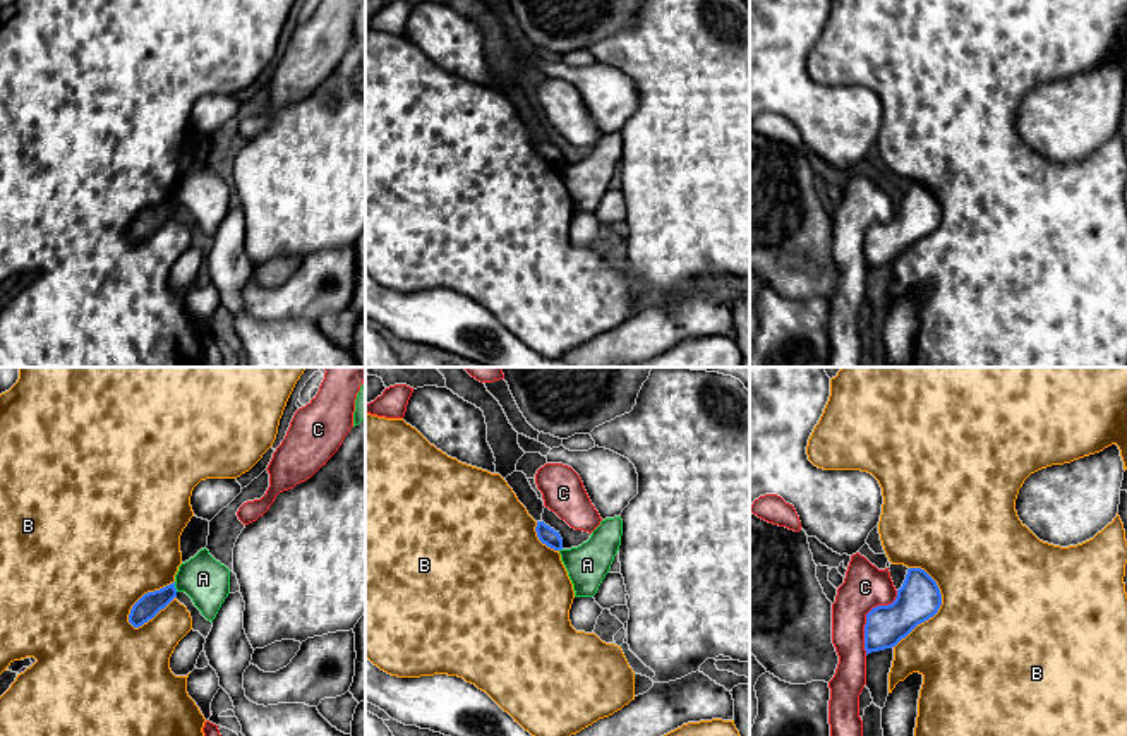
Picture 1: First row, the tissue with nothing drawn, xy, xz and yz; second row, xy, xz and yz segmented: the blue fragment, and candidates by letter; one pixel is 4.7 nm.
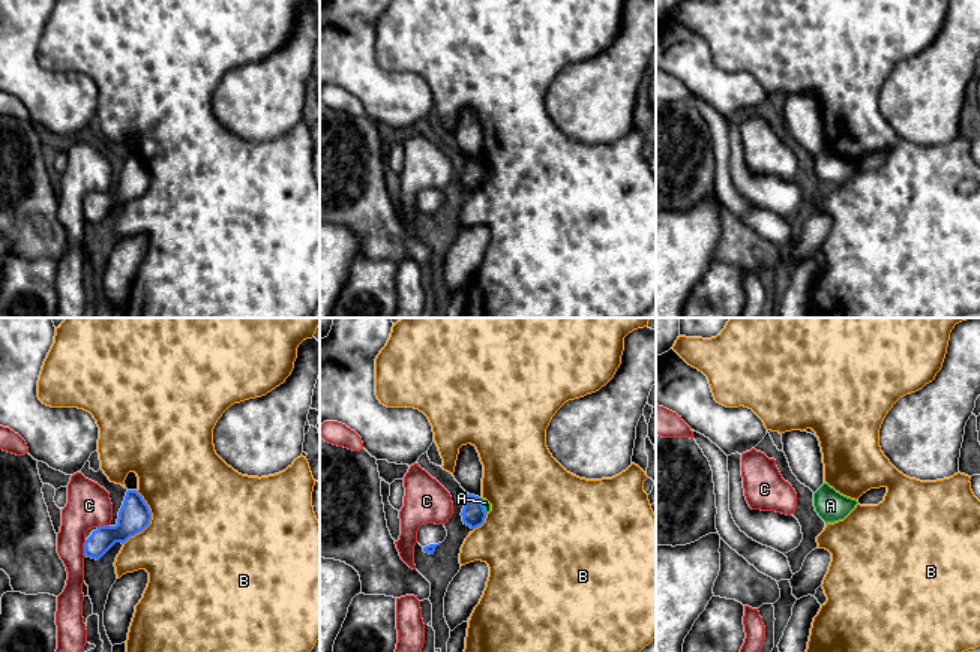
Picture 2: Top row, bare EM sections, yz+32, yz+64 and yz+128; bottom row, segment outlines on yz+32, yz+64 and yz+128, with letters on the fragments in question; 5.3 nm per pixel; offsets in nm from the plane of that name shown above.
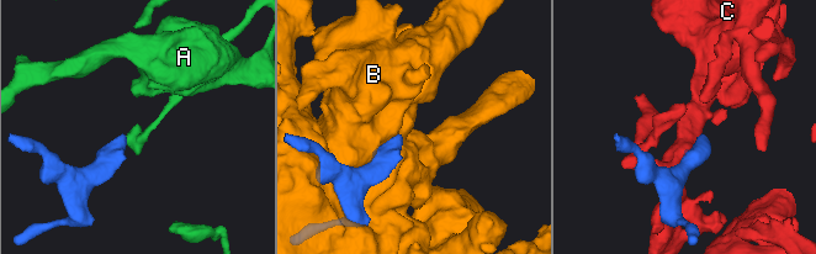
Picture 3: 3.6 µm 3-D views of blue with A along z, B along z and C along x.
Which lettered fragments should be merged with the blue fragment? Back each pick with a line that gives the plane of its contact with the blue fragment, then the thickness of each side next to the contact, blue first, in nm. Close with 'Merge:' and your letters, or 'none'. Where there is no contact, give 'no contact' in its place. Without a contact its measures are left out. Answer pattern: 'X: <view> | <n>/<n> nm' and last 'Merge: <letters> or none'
Merge: none

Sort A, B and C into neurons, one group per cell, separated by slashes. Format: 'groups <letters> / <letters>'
groups A / B / C

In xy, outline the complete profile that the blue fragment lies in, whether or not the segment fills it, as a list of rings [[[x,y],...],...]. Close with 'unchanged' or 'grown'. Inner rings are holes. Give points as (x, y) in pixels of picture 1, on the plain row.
[[[175,197],[144,209],[130,225],[129,238],[134,244],[142,242],[149,235],[153,235],[161,225],[165,225],[177,213]]] | unchanged

